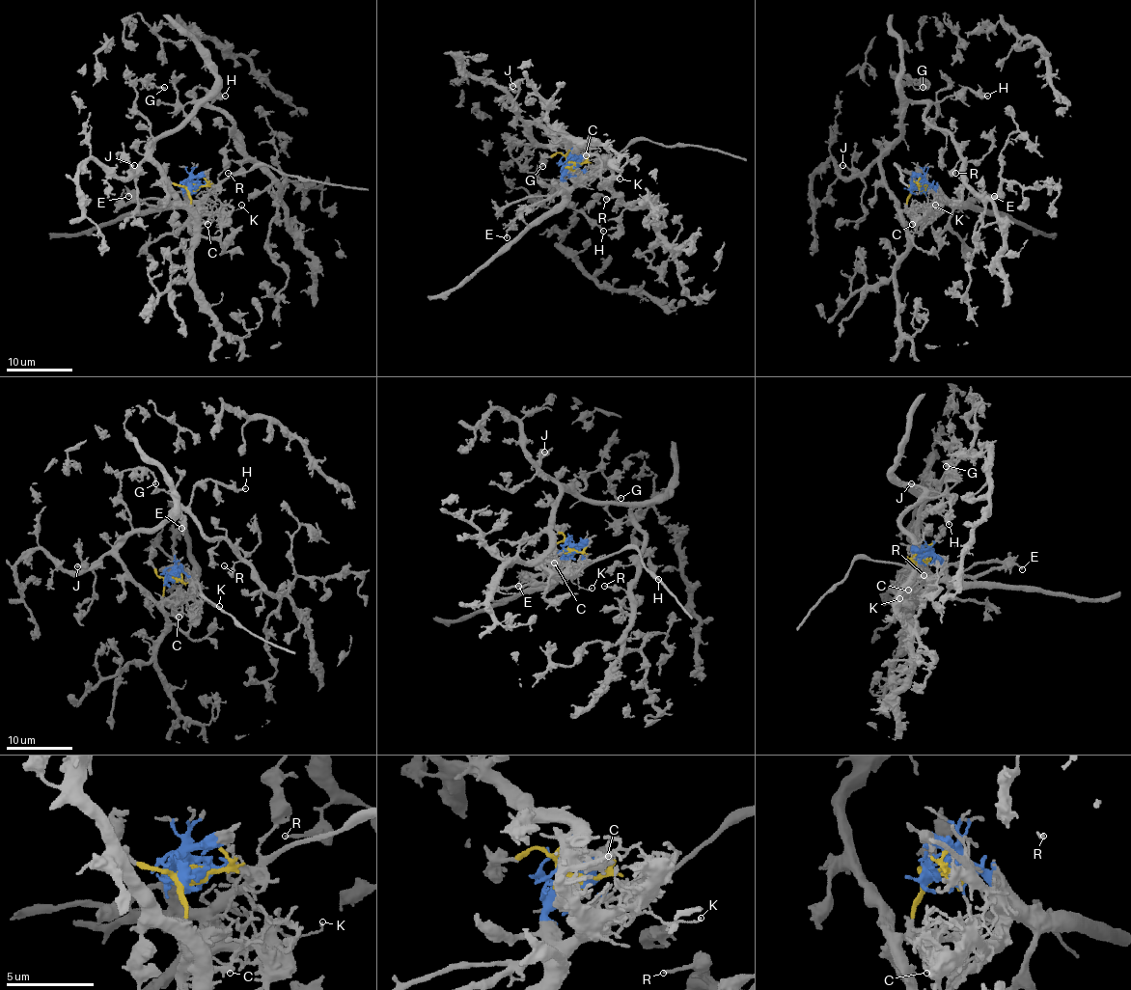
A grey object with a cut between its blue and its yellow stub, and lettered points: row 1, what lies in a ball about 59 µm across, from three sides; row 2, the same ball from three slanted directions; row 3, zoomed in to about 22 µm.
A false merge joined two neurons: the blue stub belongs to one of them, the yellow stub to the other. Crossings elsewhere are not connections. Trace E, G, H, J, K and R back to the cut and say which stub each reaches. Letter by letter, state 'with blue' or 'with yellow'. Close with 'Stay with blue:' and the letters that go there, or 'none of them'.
E: with blue
G: with yellow
H: with yellow
J: with yellow
K: with blue
R: with yellow
Stay with blue: E, K

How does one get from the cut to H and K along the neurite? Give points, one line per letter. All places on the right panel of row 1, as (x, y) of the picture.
H: (919, 186), (902, 209), (881, 174), (881, 158), (900, 134), (909, 102), (937, 102), (965, 88), (988, 96)
K: (918, 186), (927, 181), (934, 191), (935, 205)

